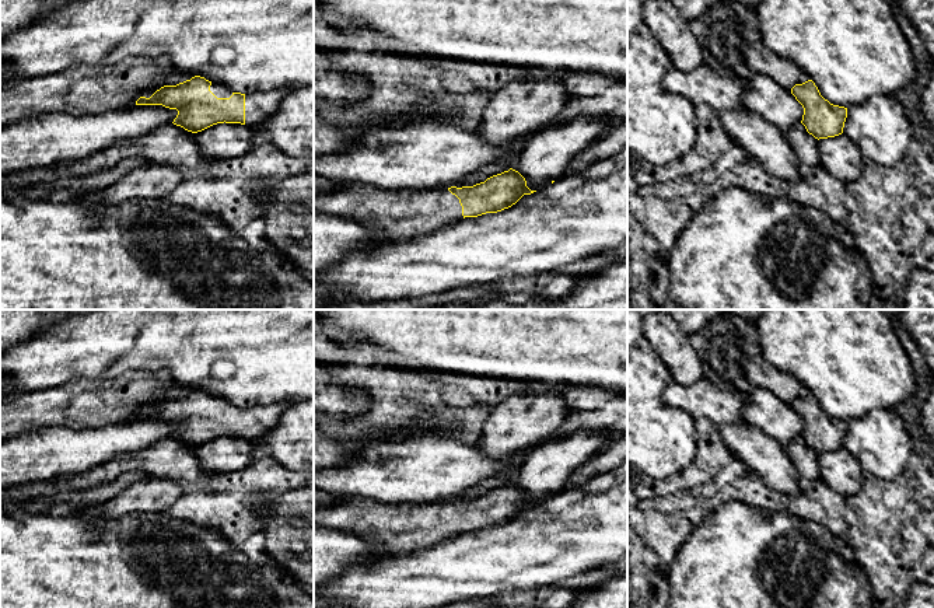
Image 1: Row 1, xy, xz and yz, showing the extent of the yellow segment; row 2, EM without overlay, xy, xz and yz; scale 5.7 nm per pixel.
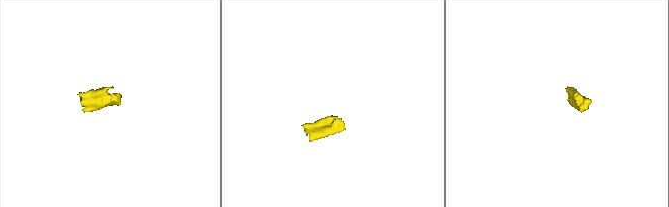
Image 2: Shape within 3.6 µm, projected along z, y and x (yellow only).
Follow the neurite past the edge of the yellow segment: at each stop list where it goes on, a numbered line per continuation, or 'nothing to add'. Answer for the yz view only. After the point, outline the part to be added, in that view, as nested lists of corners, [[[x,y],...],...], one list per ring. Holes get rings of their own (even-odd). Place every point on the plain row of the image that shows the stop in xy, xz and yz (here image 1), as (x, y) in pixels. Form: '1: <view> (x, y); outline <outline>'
nothing to add

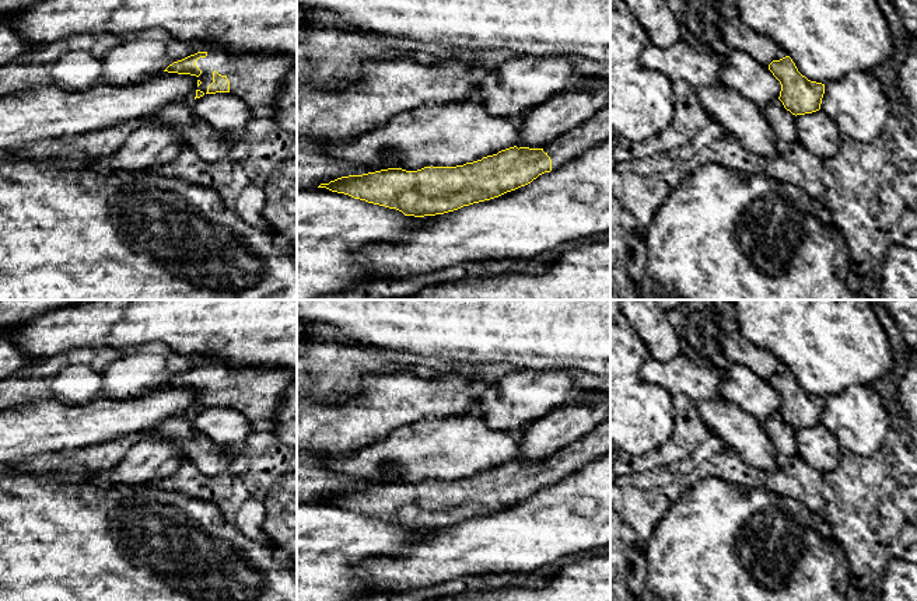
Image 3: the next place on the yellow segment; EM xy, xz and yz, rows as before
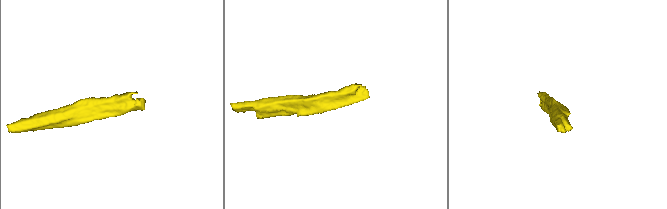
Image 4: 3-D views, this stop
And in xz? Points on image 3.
1: xz (597, 443); outline [[[610,416],[588,434],[549,457],[543,465],[552,474],[552,483],[577,472],[610,451]]]

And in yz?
nothing to add

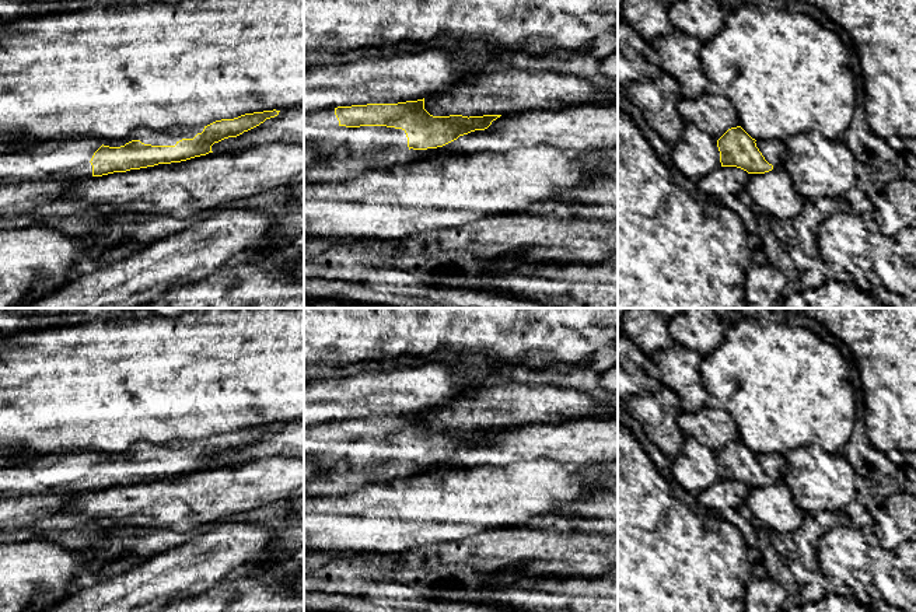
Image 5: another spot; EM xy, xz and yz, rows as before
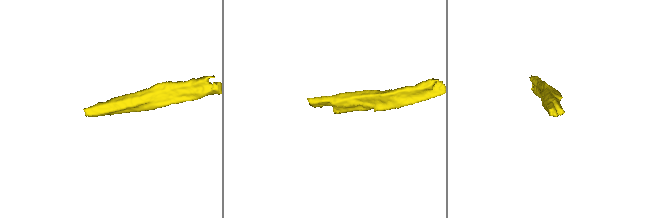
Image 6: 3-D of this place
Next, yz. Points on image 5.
1: yz (773, 464); outline [[[777,452],[770,454],[756,454],[756,461],[765,471],[765,473],[773,479],[773,482],[777,482],[782,479],[782,472],[786,466],[784,455],[780,455]]]

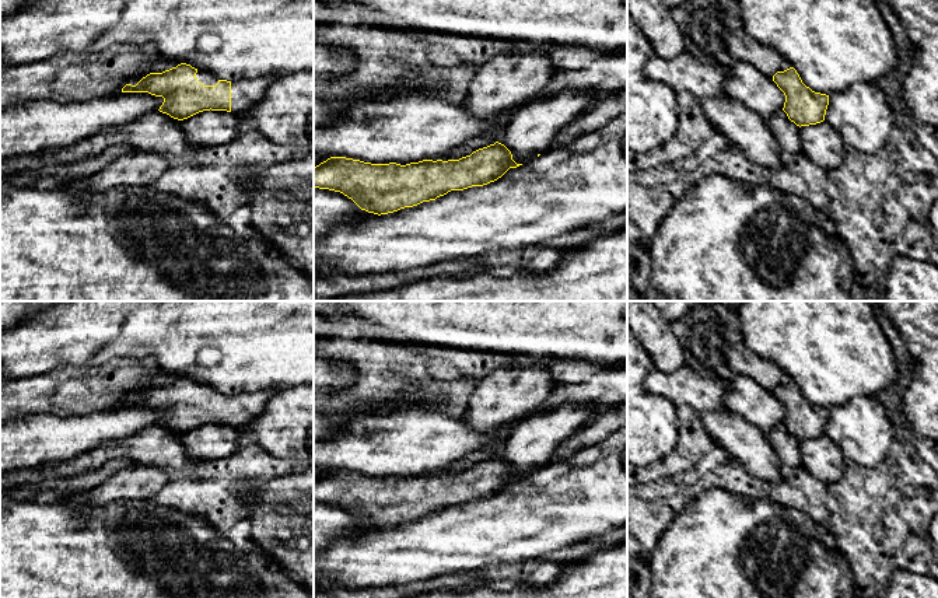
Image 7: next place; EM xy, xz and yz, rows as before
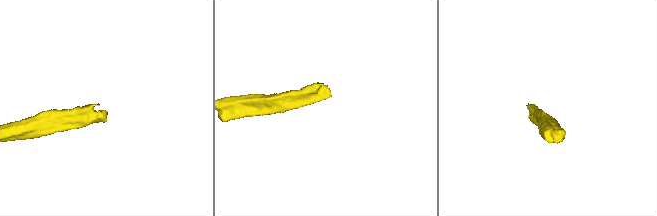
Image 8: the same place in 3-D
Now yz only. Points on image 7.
nothing to add

